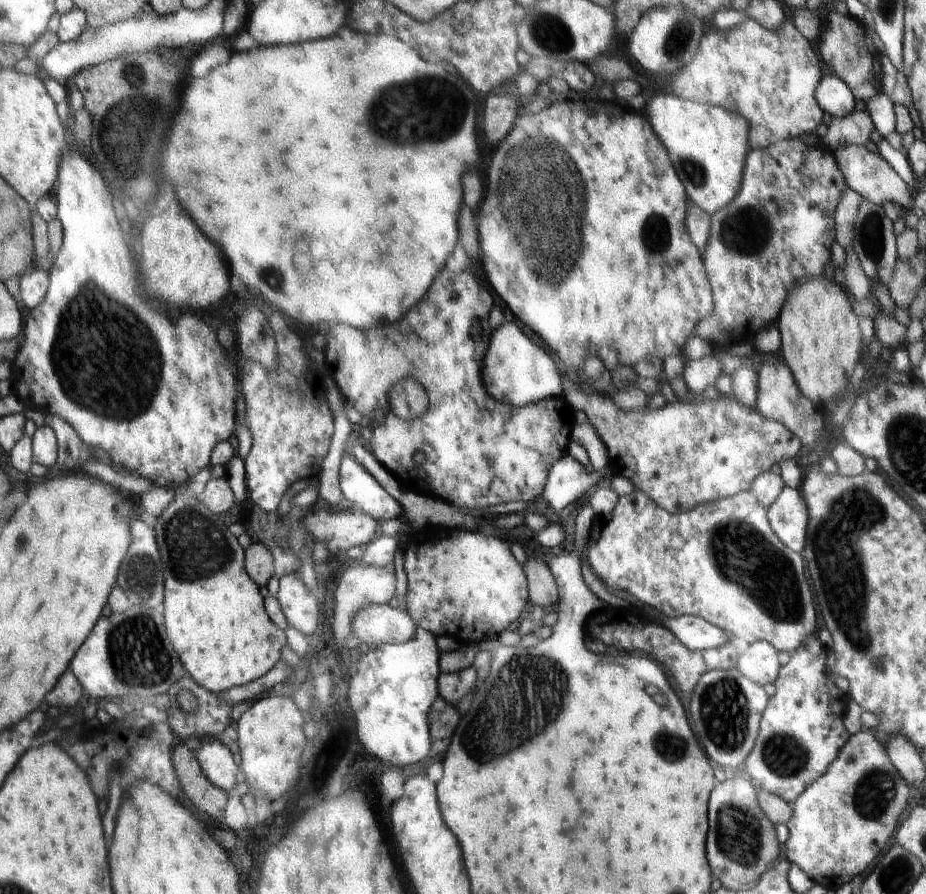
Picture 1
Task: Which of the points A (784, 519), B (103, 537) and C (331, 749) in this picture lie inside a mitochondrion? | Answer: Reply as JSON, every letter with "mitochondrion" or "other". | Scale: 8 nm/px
{"A":"mitochondrion","B":"other","C":"other"}

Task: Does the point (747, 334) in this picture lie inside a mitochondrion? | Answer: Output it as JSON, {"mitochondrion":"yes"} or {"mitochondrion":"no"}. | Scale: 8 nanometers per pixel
{"mitochondrion":"no"}

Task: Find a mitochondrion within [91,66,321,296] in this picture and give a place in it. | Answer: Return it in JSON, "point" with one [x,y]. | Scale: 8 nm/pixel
{"point":[276,280]}

